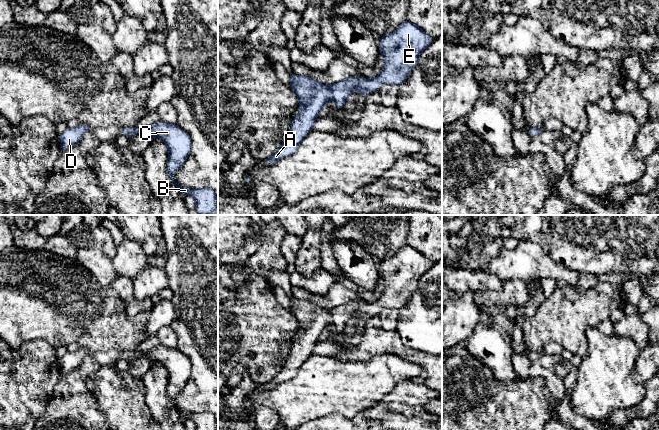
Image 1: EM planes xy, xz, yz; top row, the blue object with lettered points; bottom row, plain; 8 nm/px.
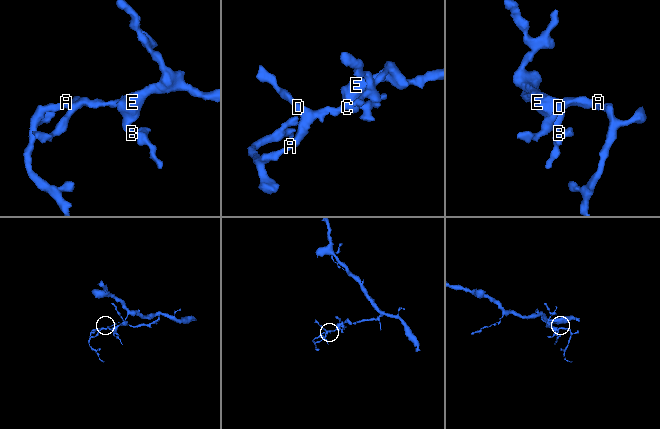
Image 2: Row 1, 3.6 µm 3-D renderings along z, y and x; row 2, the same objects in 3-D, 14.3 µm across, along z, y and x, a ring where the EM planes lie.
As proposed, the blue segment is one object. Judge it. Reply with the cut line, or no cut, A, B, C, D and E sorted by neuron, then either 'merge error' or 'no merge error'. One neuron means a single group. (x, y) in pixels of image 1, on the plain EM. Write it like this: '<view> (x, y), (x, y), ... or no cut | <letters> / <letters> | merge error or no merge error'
no cut | A B C D E | no merge error

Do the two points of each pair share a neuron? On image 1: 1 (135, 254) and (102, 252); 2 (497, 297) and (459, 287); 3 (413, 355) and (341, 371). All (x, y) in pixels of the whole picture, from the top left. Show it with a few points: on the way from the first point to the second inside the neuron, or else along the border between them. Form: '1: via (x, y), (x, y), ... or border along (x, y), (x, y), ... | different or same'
1: border along (115, 247), (112, 267), (118, 275) | different
2: border along (500, 289), (479, 290), (476, 292) | different
3: border along (379, 354), (394, 353), (416, 363), (422, 370) | different

